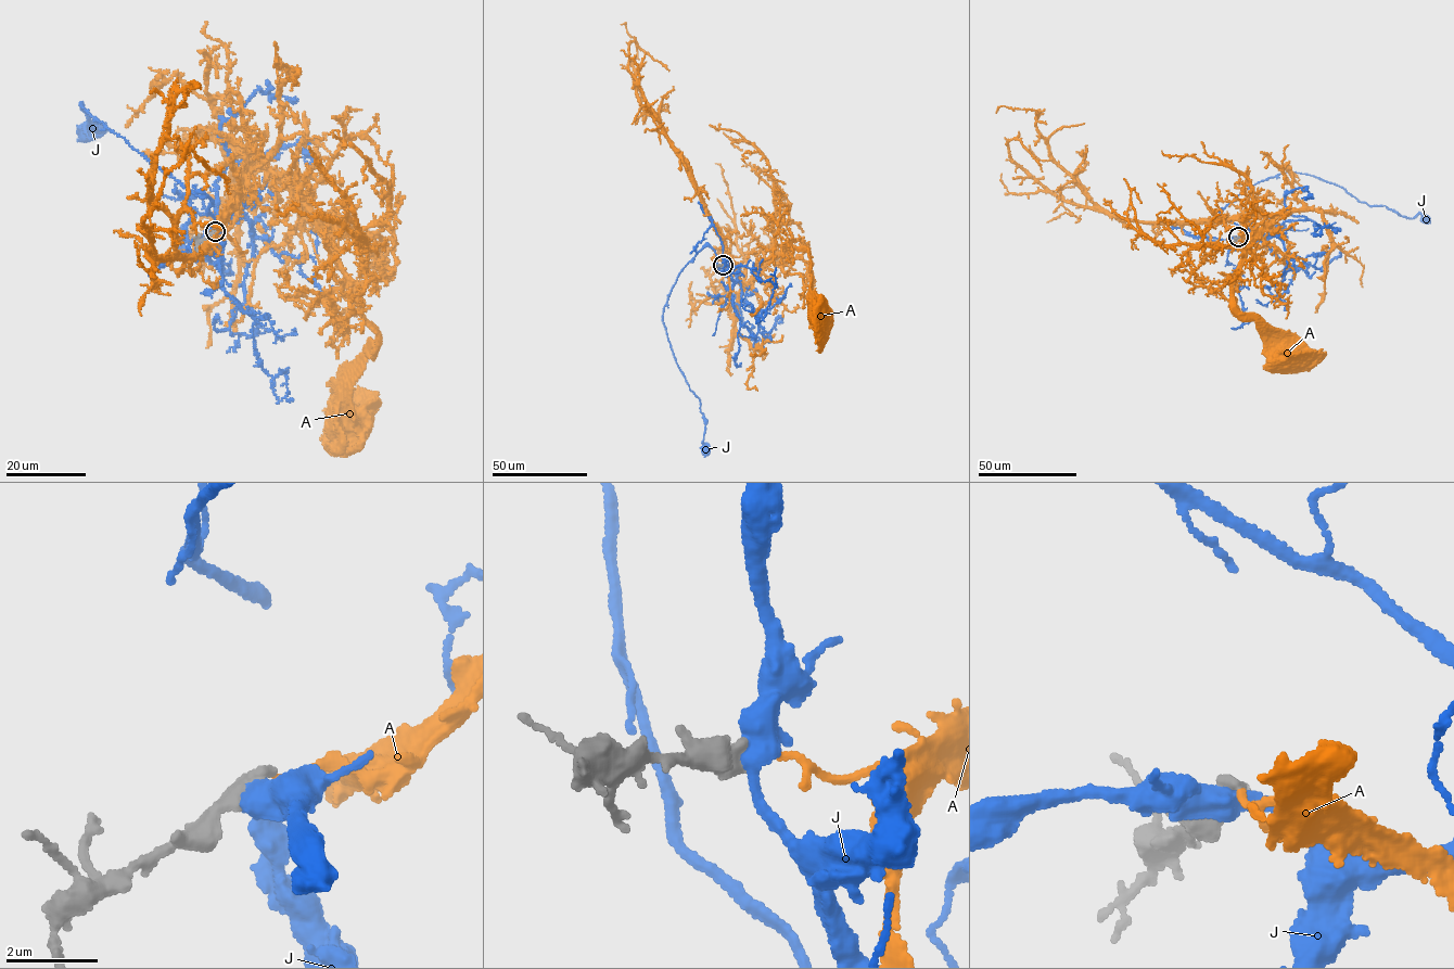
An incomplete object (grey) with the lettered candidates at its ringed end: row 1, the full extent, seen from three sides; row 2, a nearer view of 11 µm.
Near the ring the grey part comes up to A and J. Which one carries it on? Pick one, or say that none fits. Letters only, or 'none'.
none

